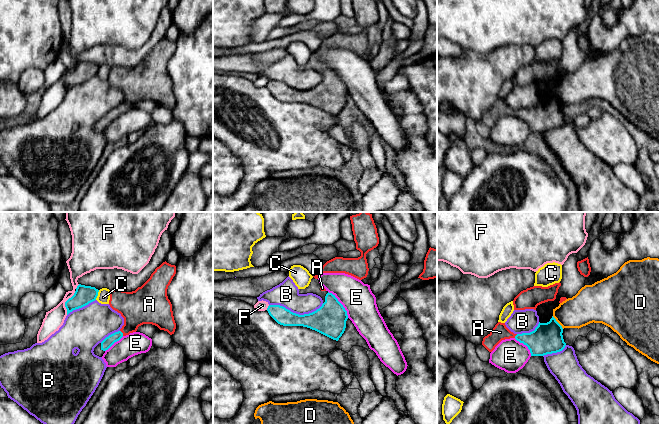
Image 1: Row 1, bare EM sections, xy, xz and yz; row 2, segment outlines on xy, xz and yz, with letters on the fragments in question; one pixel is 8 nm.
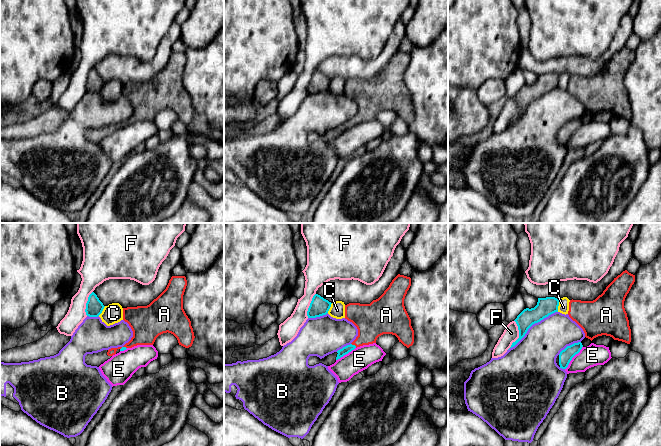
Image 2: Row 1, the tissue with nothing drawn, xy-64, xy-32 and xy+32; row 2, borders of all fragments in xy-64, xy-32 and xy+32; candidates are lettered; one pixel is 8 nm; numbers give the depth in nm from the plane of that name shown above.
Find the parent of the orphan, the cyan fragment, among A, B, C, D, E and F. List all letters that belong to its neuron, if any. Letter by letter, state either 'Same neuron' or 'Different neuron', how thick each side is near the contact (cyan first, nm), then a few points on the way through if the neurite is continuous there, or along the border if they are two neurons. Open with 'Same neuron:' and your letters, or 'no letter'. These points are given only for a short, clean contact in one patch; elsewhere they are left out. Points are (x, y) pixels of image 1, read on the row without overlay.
Same neuron: A
A: Same neuron. Thickness 80 nm (cyan) against 280 nm. Path across: xy (111, 115), (122, 109), (131, 100), (138, 83)
B: Different neuron. Thickness 220 nm (cyan) against 200 nm
C: Different neuron. Thickness 150 nm (cyan) against 100 nm. Boundary: xy (99, 66), (95, 75)
D: Different neuron. Thickness 240 nm (cyan) against 260 nm. Boundary: yz (552, 92), (563, 104)
E: Different neuron. Thickness 260 nm (cyan) against 260 nm. Boundary: xz (328, 67), (342, 81), (348, 93)
F: Different neuron. Thickness 150 nm (cyan) against 160 nm

